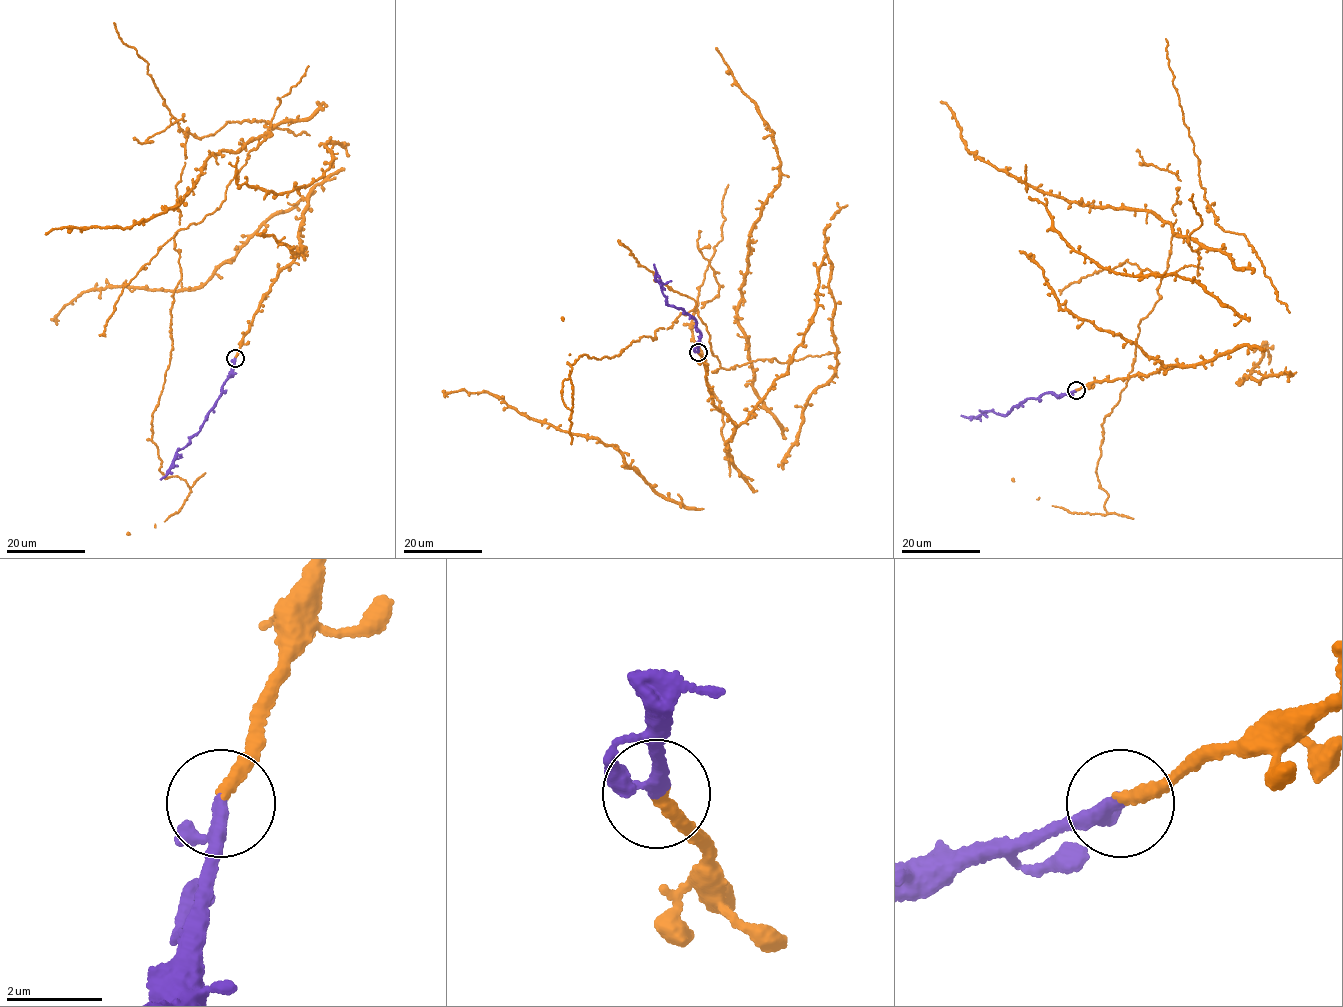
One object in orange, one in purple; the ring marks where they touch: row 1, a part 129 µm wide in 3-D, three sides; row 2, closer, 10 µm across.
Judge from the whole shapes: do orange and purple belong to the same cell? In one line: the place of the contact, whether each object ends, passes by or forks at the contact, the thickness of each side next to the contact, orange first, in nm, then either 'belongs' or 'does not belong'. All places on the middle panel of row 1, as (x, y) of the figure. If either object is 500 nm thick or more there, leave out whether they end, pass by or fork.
place (698, 352); orange ends; purple passes by; calibres 280 and 240 nm; belongs

